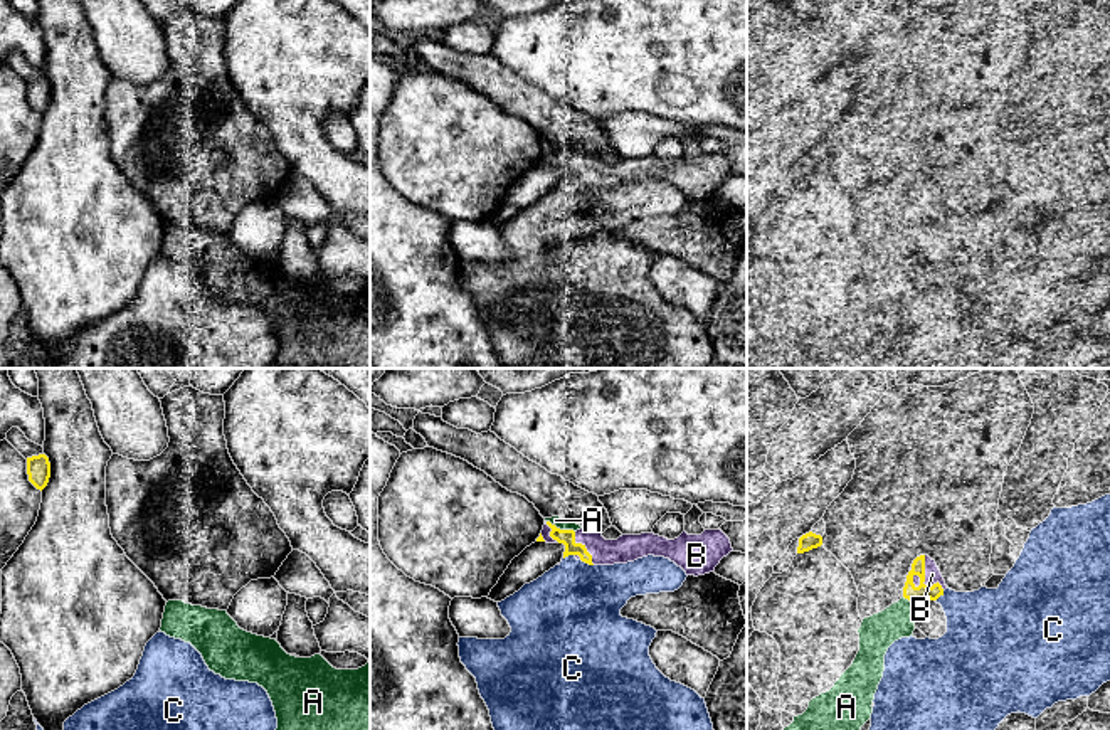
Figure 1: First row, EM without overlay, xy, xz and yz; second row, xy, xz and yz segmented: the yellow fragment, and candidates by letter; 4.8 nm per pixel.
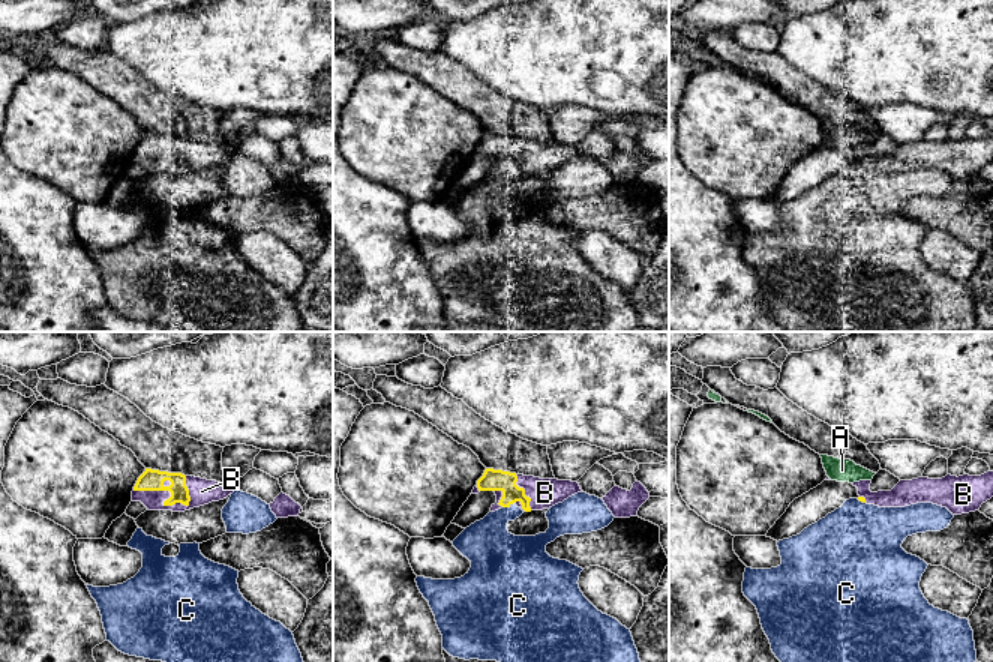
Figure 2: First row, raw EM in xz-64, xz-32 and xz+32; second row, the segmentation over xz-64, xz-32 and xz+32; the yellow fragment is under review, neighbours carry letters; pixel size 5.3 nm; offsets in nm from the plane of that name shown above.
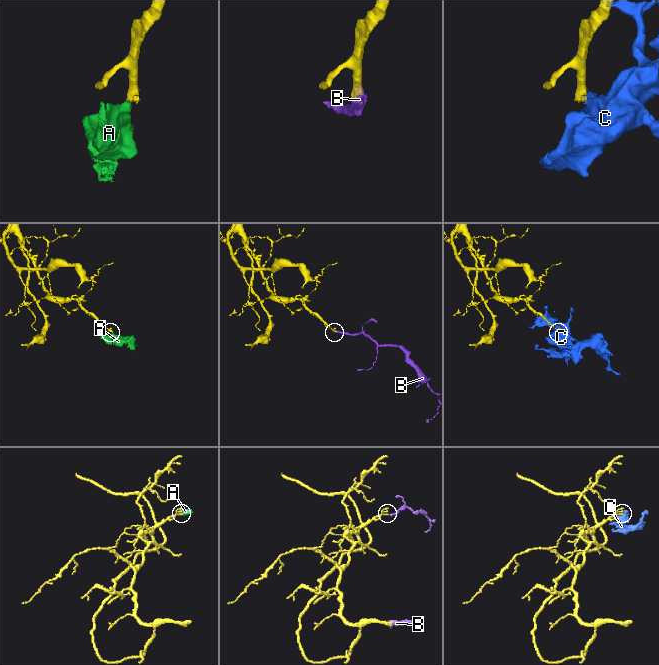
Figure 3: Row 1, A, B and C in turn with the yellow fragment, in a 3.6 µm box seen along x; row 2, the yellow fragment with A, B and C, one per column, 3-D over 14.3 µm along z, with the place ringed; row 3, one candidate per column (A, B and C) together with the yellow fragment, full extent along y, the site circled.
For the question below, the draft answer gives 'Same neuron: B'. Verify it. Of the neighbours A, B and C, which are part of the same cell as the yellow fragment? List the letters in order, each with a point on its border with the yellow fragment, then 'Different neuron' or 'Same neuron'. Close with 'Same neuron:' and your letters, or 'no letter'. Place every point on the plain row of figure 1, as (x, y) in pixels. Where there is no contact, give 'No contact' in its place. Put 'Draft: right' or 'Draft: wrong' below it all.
A: Touches yellow at xz (559, 152). Different neuron
B: Touches yellow at yz (924, 202). Same neuron
C: Touches yellow at xz (587, 185). Different neuron
Same neuron: B
Draft: right

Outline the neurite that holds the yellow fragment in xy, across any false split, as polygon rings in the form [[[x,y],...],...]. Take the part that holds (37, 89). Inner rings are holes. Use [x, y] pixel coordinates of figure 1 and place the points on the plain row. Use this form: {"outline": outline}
{"outline": [[[45,77],[27,81],[29,104],[37,111],[44,113],[50,101],[50,86]]]}

